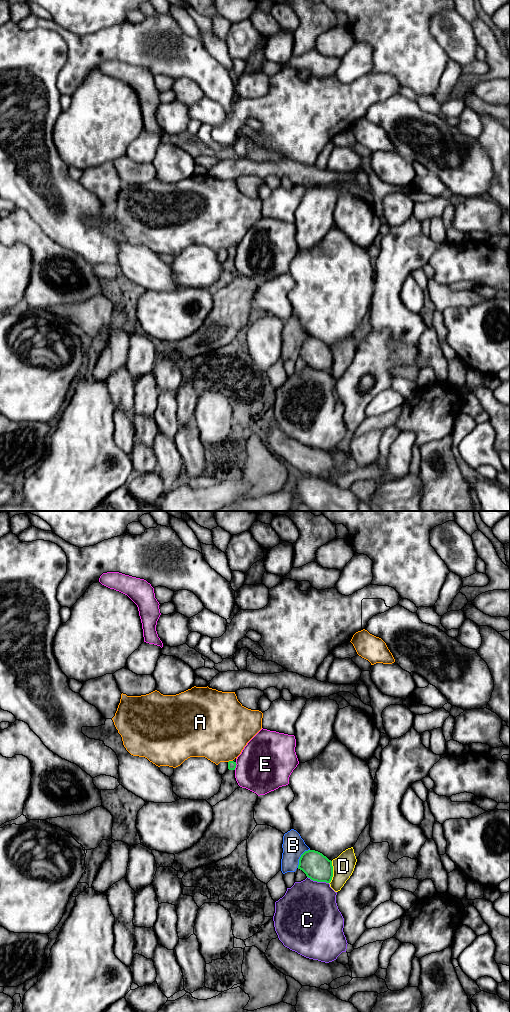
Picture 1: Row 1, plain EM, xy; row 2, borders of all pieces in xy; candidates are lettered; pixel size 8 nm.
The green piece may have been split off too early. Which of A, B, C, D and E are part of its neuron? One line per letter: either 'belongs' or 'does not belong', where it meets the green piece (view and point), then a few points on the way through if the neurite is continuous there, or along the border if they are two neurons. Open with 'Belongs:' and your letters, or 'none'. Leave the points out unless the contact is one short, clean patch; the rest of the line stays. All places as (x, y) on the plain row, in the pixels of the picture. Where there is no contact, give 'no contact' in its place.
Belongs: none
A: does not belong; meets green in xy at (230, 249)
B: does not belong; meets green in xy at (300, 345)
C: does not belong; meets green in xy at (318, 369)
D: does not belong; meets green in xy at (332, 360)
E: does not belong; meets green in xy at (235, 254)

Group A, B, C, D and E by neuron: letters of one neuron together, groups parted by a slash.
A / B / C / D / E

